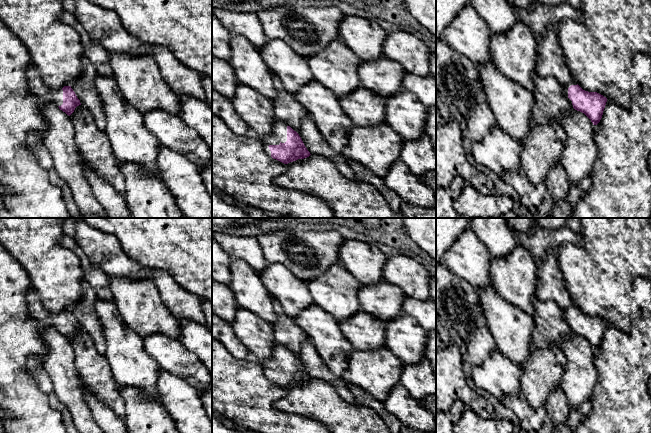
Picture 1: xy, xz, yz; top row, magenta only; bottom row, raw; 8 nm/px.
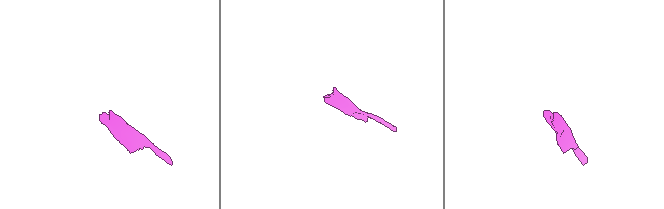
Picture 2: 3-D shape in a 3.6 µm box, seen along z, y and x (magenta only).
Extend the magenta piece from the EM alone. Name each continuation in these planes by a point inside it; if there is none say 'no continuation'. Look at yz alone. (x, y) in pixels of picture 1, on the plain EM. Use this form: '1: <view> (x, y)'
1: yz (564, 312)

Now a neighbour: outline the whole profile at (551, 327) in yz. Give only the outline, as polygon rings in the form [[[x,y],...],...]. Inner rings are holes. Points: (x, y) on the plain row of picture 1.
[[[532,300],[535,308],[532,343],[538,348],[554,346],[560,348],[563,338],[574,334],[573,329],[562,315],[562,310],[555,302]]]

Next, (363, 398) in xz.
[[[348,385],[350,391],[353,393],[357,404],[369,407],[376,411],[376,413],[380,416],[380,418],[384,421],[387,427],[390,429],[392,433],[400,433],[402,422],[400,422],[397,417],[390,414],[383,402],[375,399],[370,394],[365,392],[364,390],[360,389],[355,385]]]

